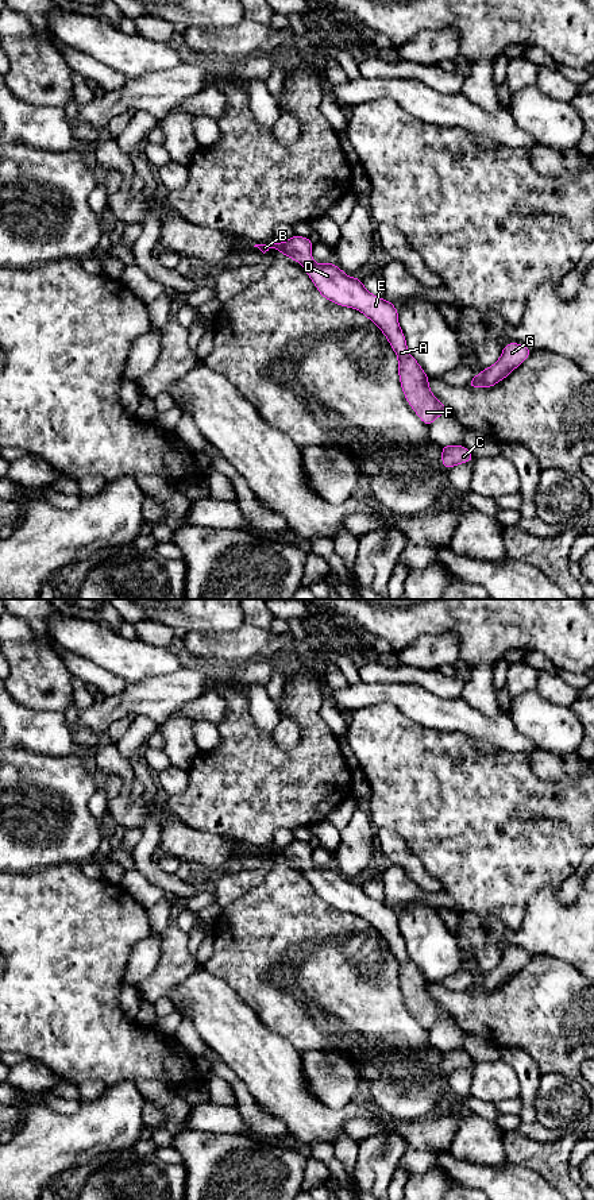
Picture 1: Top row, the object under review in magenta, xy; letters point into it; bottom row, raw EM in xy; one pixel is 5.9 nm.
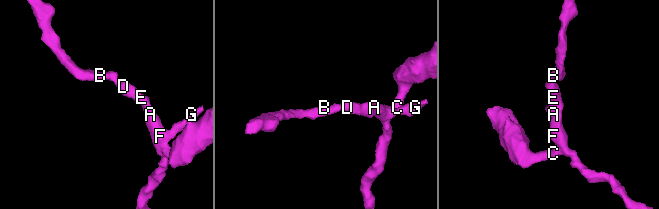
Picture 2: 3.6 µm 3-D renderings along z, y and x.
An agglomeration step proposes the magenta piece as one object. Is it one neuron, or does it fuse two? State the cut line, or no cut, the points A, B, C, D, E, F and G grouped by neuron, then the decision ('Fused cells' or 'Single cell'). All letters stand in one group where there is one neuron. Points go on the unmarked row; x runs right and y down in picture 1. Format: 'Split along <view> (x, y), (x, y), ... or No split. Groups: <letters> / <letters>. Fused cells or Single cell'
No split. Groups: A B C D E F G. Single cell

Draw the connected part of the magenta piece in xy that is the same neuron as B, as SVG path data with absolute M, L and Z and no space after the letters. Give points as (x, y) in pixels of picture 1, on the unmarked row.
M293 840L284 848L255 849L263 858L277 853L282 860L304 871L305 877L319 898L331 907L359 915L370 923L386 941L398 964L398 981L404 1000L425 1030L431 1030L439 1020L451 1018L429 993L427 981L418 966L410 960L406 944L398 927L398 915L393 907L371 899L362 888L362 883L348 881L332 868L315 868L312 845Z

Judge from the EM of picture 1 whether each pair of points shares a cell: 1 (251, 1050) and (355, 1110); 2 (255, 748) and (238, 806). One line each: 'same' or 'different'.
1: same
2: same

